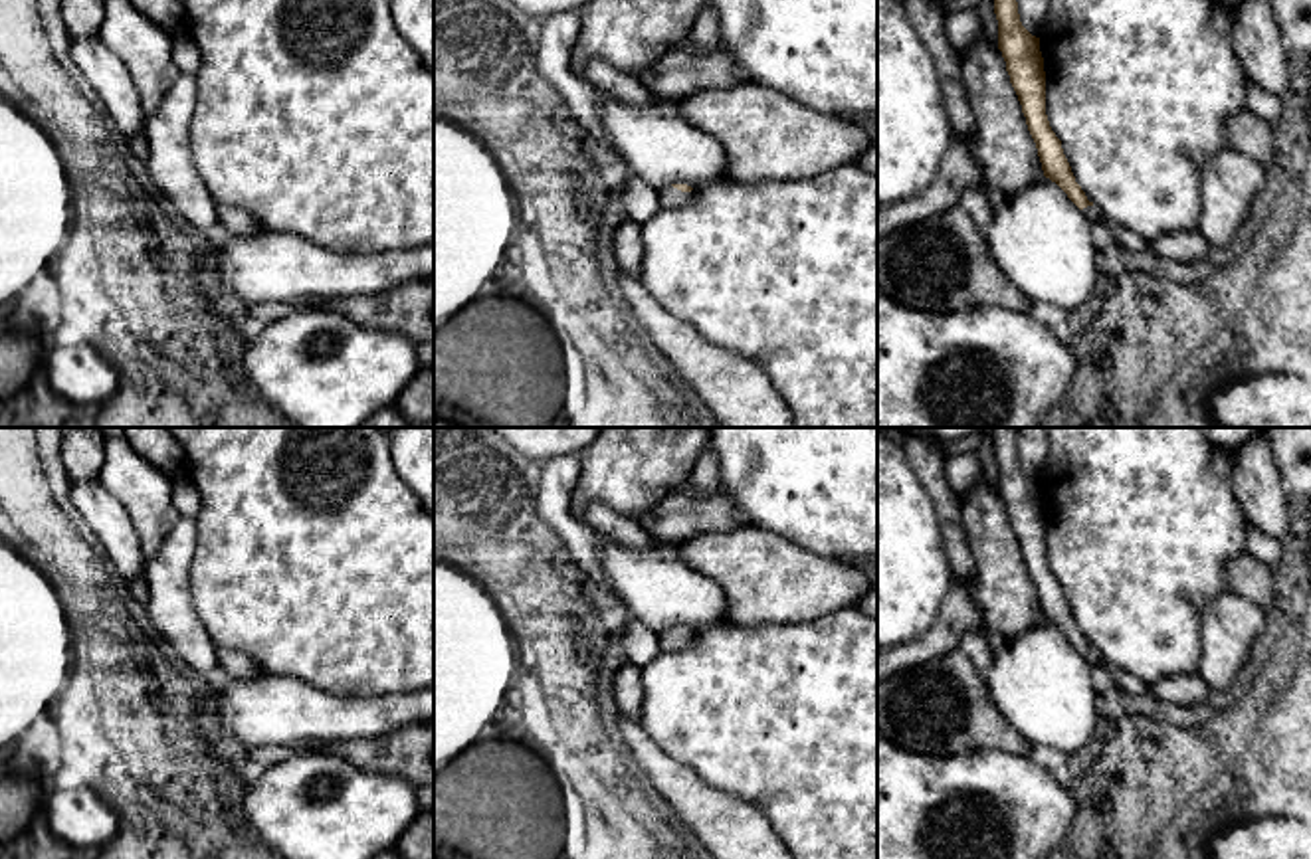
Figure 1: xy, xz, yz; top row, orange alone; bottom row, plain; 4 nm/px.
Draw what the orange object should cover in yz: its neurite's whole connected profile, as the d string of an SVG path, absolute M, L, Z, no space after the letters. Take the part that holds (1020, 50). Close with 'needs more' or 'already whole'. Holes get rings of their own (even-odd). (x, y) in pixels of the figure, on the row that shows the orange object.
M994 0L994 14L998 20L998 49L1002 51L1010 83L1036 143L1044 176L1056 182L1083 212L1097 234L1105 238L1105 216L1087 200L1085 192L1075 182L1061 141L1052 131L1046 115L1046 71L1040 38L1032 36L1022 26L1016 0Z; needs more

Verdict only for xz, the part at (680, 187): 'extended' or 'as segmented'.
extended

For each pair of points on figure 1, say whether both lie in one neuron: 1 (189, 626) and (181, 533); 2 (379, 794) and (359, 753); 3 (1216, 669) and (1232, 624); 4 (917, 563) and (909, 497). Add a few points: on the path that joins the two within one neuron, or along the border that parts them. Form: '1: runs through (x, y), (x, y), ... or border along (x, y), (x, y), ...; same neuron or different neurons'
1: runs through (175, 602), (175, 557); same neuron
2: border along (327, 751), (361, 768), (399, 774), (412, 784); different neurons
3: runs through (1222, 658), (1226, 636); same neuron
4: runs through (909, 547), (909, 513); same neuron

